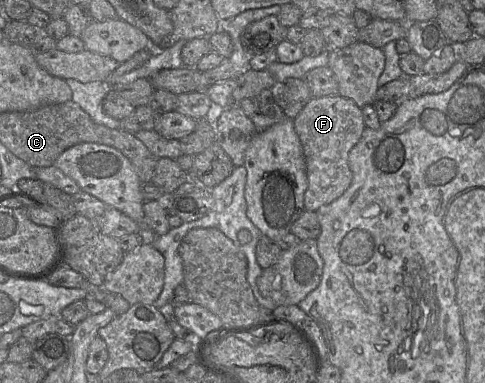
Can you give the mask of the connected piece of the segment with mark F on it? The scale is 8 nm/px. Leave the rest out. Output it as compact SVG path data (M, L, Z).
M339 94L311 98L293 118L293 123L303 147L307 168L308 187L304 194L304 208L317 211L339 198L352 182L349 152L359 142L366 128L362 108Z

